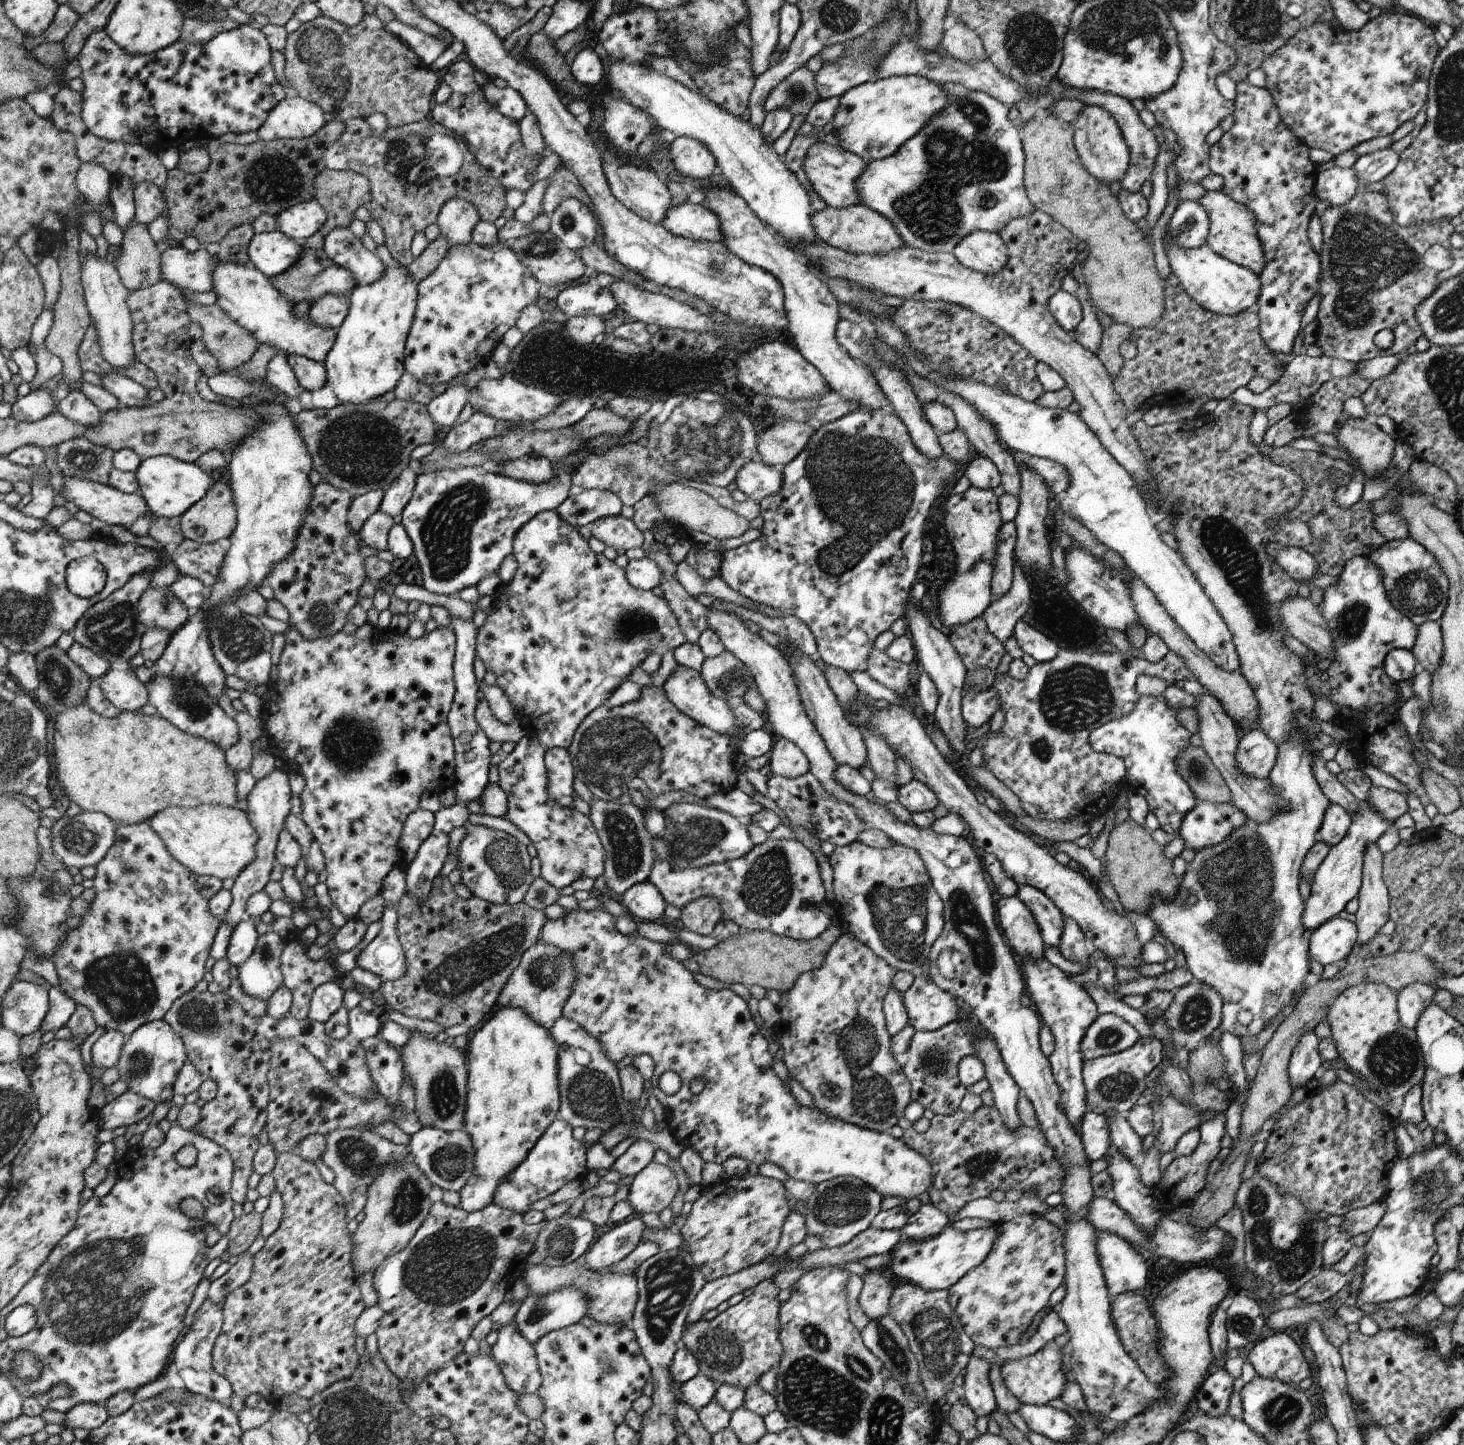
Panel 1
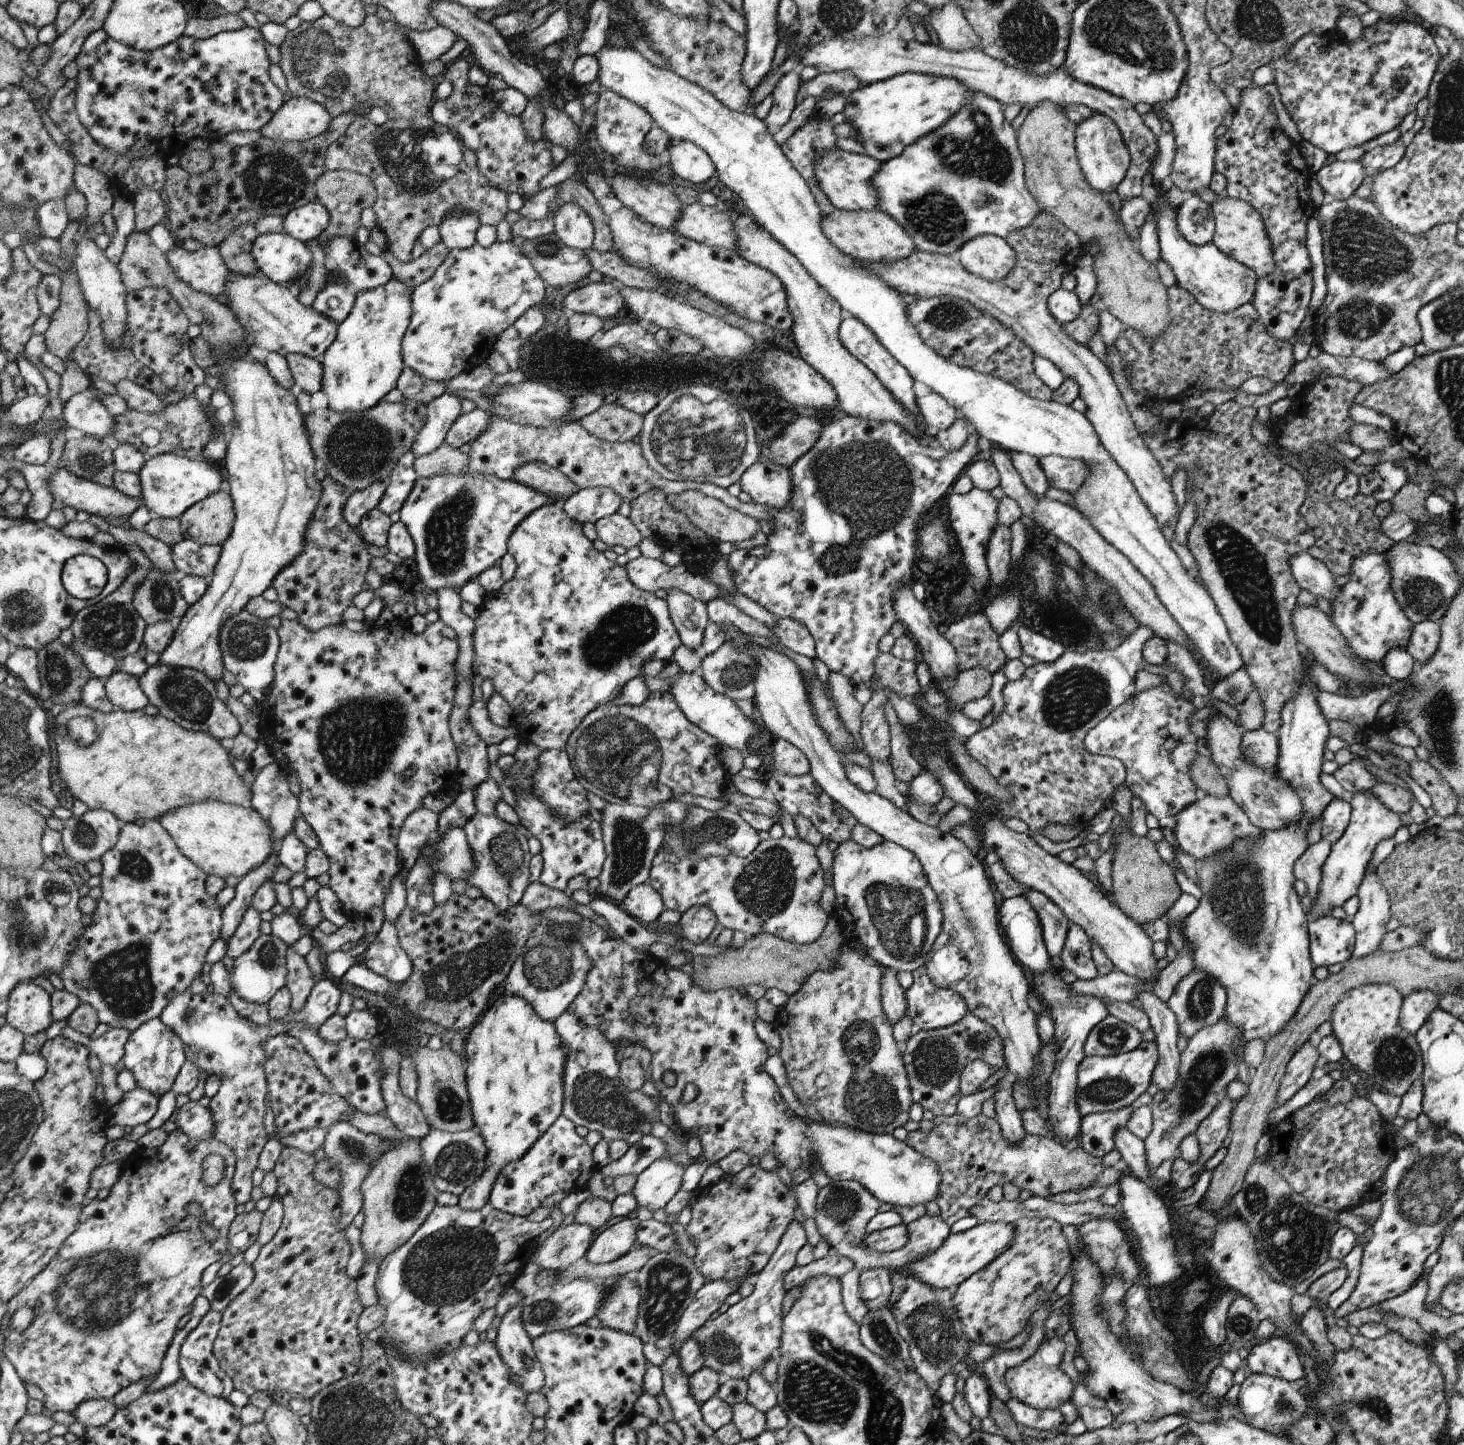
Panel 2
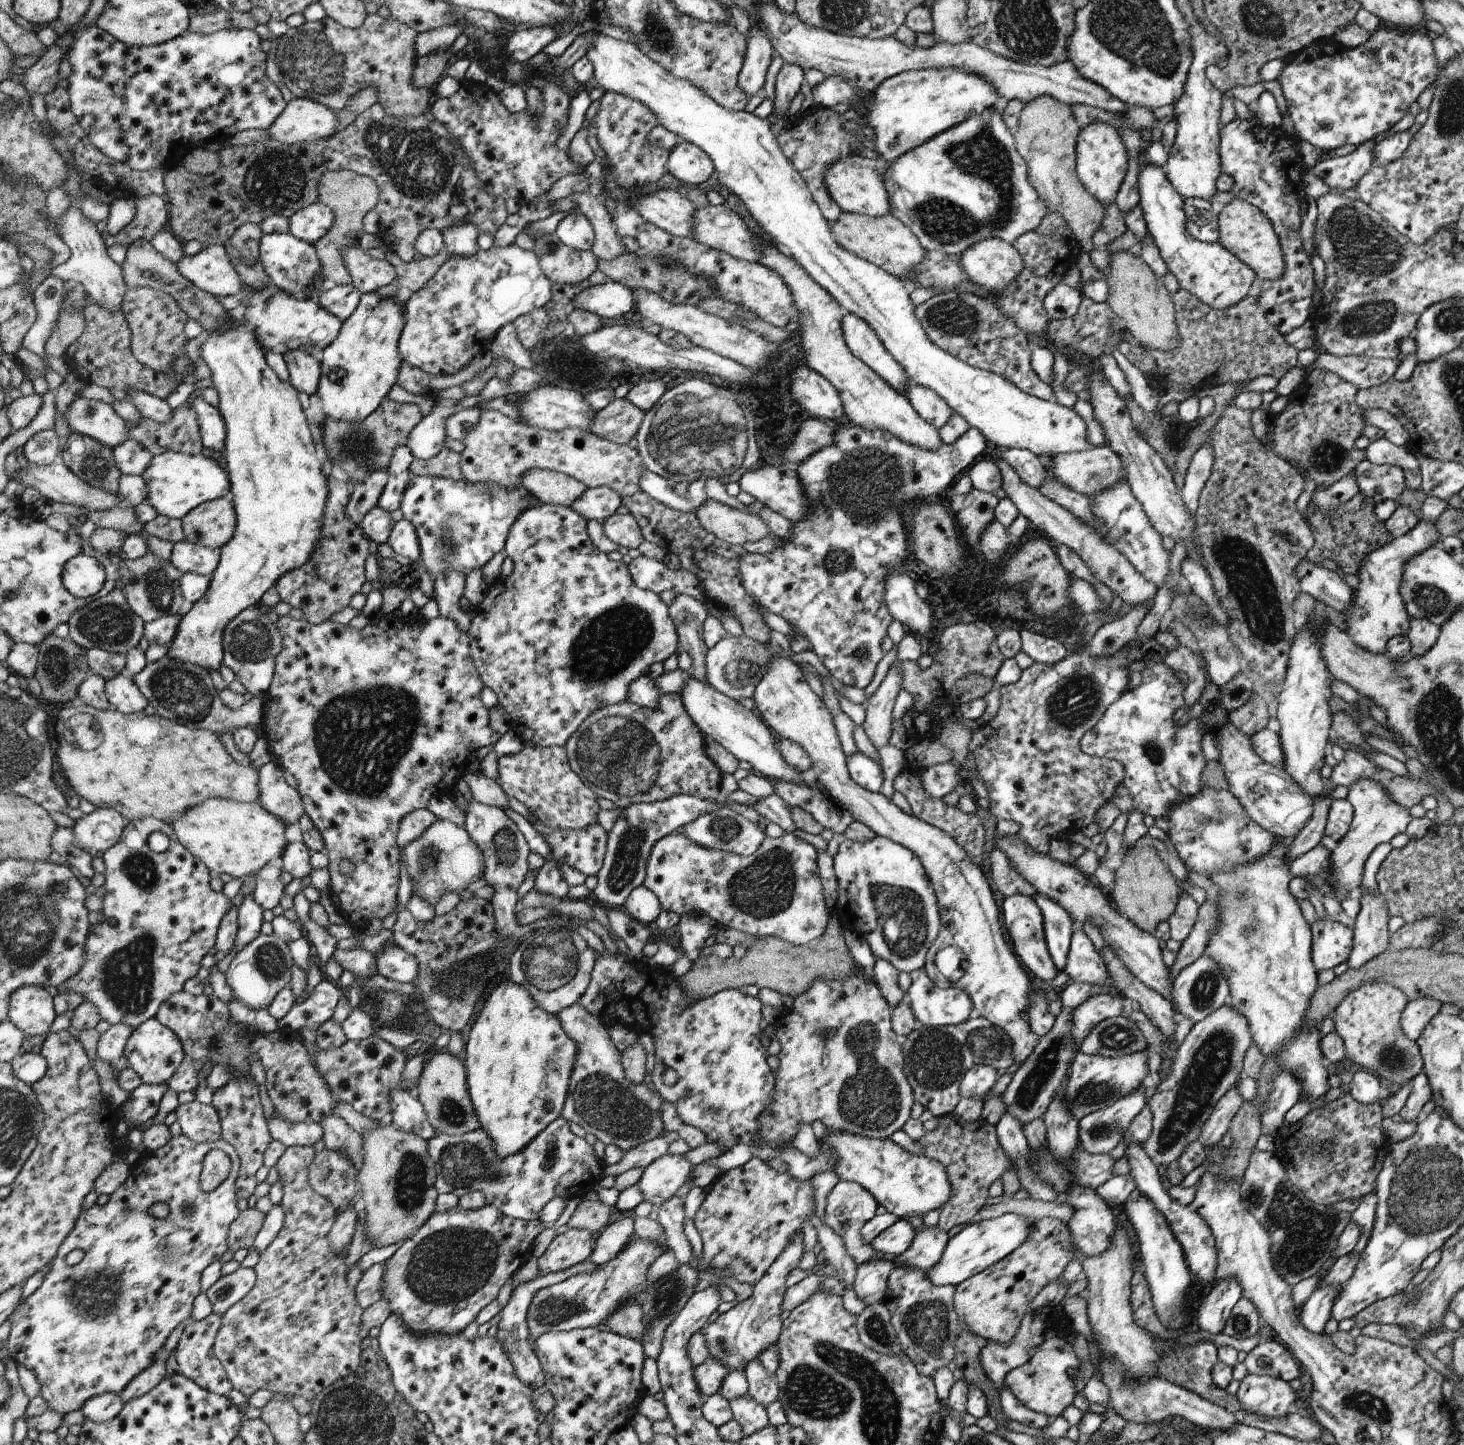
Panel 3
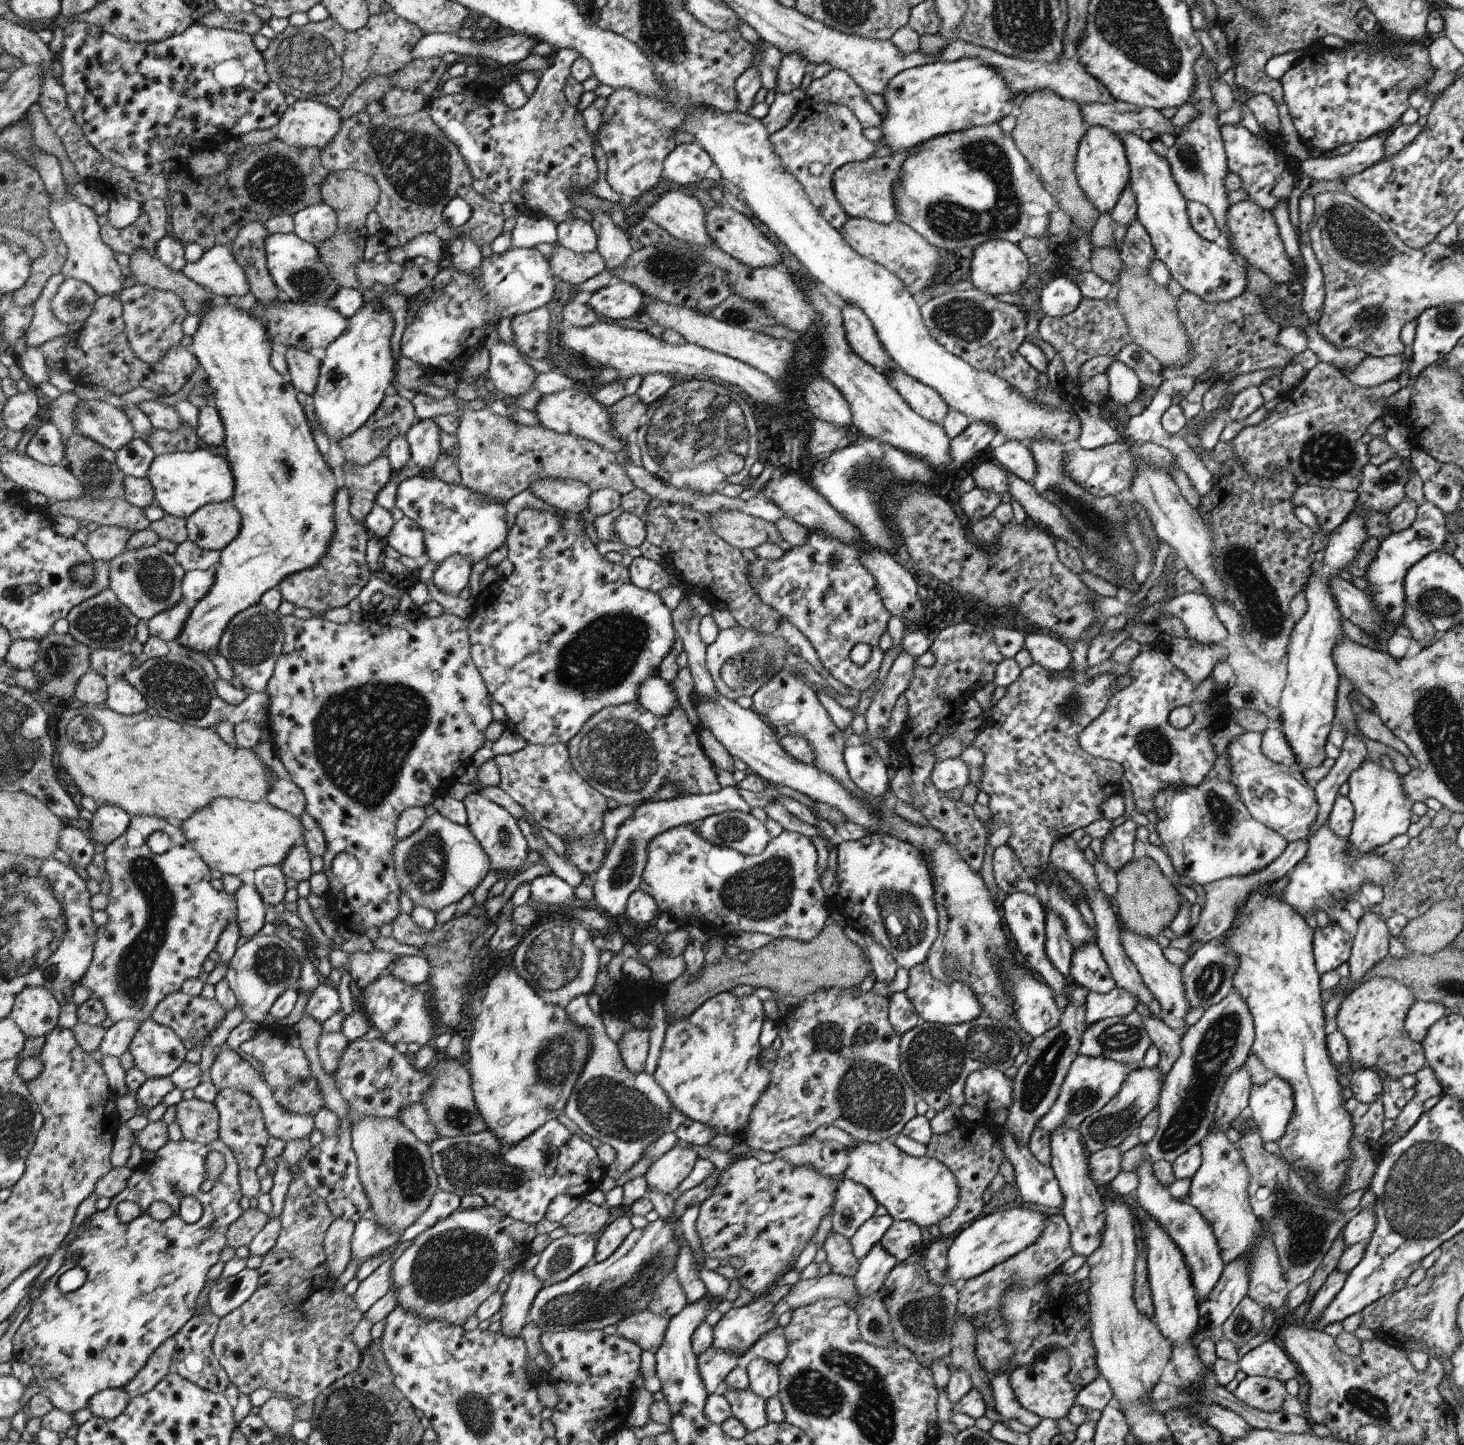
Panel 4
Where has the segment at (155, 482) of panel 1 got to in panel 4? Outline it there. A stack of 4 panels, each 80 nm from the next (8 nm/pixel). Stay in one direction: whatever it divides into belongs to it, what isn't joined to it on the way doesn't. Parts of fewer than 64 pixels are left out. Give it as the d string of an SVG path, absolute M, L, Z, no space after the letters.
M198 447L195 451L180 451L155 456L154 462L147 472L154 491L154 503L166 515L187 519L206 503L219 503L231 499L235 494L235 477L230 462Z

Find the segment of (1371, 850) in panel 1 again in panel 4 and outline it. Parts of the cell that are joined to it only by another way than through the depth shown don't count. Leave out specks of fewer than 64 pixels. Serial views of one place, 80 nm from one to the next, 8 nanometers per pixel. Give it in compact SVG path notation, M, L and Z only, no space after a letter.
M1366 911L1358 920L1358 929L1348 960L1353 991L1362 984L1363 976L1389 954L1391 935L1386 921L1374 911Z

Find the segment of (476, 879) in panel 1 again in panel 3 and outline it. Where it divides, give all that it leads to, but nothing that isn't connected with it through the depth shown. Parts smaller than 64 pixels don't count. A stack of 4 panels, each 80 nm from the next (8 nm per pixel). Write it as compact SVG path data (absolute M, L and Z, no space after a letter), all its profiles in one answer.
M466 791L461 792L459 799L466 800L467 804L463 827L483 854L484 870L480 884L486 884L494 890L491 903L494 905L496 928L501 939L514 939L519 942L520 936L528 932L528 927L520 925L516 920L516 911L520 907L518 888L528 874L527 858L531 849L508 811L480 804Z

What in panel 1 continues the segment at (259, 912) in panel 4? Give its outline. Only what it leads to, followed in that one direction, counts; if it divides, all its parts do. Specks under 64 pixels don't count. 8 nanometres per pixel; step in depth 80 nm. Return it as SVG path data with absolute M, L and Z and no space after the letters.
M243 918L234 928L227 948L227 959L232 966L241 965L255 951L259 940L256 925L250 918Z

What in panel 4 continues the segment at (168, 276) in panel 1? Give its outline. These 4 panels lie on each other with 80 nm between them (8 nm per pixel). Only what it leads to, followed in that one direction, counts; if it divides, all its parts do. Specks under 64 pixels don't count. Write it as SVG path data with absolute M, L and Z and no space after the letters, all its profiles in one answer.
M227 245L209 248L196 262L187 262L181 271L214 296L239 297L249 292L247 274Z

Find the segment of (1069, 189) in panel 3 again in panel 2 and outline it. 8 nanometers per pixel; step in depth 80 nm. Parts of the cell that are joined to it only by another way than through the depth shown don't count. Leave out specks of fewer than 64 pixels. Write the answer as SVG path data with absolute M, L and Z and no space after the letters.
M1042 101L1027 115L1020 126L1017 141L1025 164L1026 188L1032 193L1034 200L1042 211L1055 216L1066 226L1075 232L1080 238L1097 242L1098 253L1094 256L1093 271L1096 274L1096 291L1099 295L1098 304L1108 310L1112 316L1120 320L1124 328L1133 328L1144 336L1154 338L1160 336L1169 325L1169 298L1165 287L1158 276L1156 264L1144 258L1138 249L1138 241L1130 238L1128 228L1118 218L1108 201L1108 195L1102 194L1091 184L1088 184L1082 172L1077 152L1075 149L1075 125L1063 112L1060 105L1050 101Z

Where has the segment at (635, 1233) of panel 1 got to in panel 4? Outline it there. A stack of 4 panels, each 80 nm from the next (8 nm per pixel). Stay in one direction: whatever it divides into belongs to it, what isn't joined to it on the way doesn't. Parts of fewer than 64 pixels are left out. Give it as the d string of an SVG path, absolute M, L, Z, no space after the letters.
M628 1215L620 1216L608 1224L597 1237L598 1246L593 1256L593 1262L602 1263L603 1260L614 1255L633 1230L633 1224Z

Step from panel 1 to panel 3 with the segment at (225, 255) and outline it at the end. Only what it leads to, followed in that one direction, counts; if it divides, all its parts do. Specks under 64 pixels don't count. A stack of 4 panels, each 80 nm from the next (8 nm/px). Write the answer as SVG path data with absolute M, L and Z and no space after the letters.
M246 223L225 244L227 255L244 285L261 289L269 276L259 260L259 244L263 232L259 224Z

